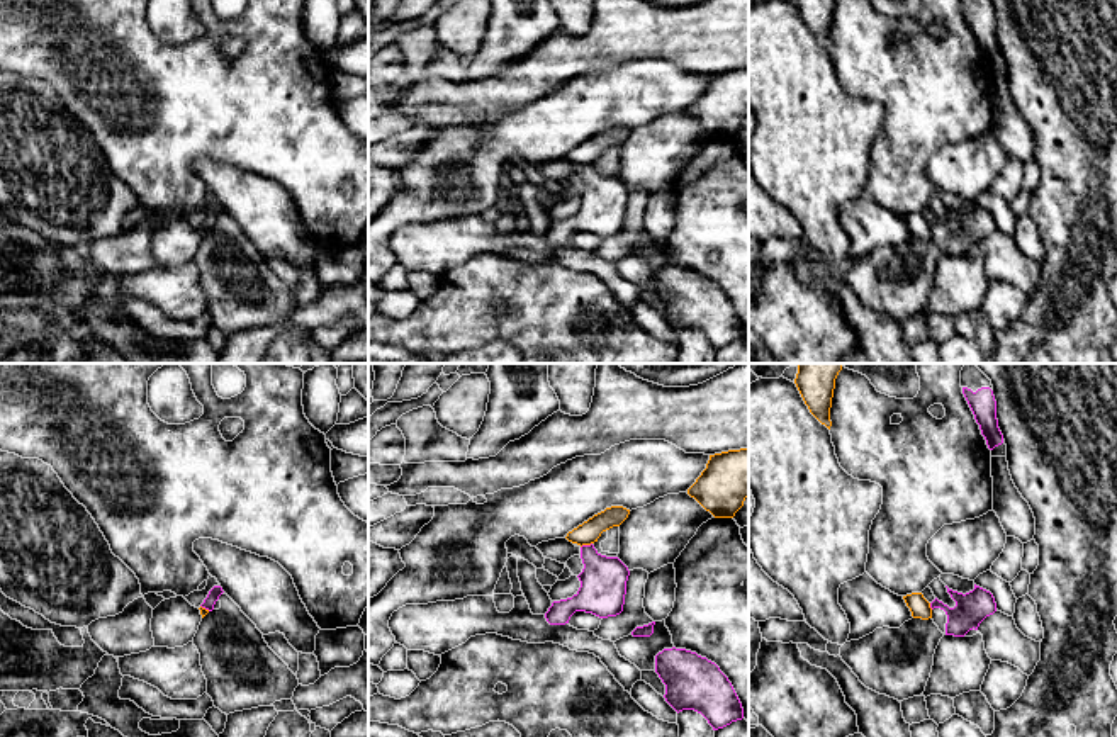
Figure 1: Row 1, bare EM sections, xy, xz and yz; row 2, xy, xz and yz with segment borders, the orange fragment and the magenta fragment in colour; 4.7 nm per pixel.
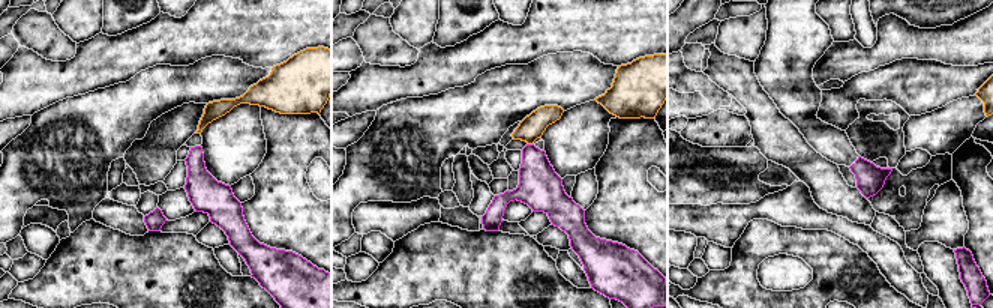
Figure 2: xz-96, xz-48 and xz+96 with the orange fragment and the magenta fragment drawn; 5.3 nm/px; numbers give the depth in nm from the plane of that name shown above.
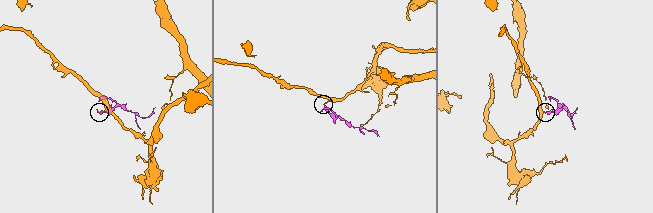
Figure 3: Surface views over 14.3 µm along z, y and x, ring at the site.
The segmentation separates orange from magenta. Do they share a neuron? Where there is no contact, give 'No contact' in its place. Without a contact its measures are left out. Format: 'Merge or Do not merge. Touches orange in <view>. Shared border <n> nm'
Do not merge. Touches orange in xz. Shared border 60 nm

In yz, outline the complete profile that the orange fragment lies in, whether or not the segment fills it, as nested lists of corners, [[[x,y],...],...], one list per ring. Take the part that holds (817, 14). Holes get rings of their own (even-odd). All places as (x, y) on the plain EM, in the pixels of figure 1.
[[[794,0],[810,32],[828,49],[835,0]]]

